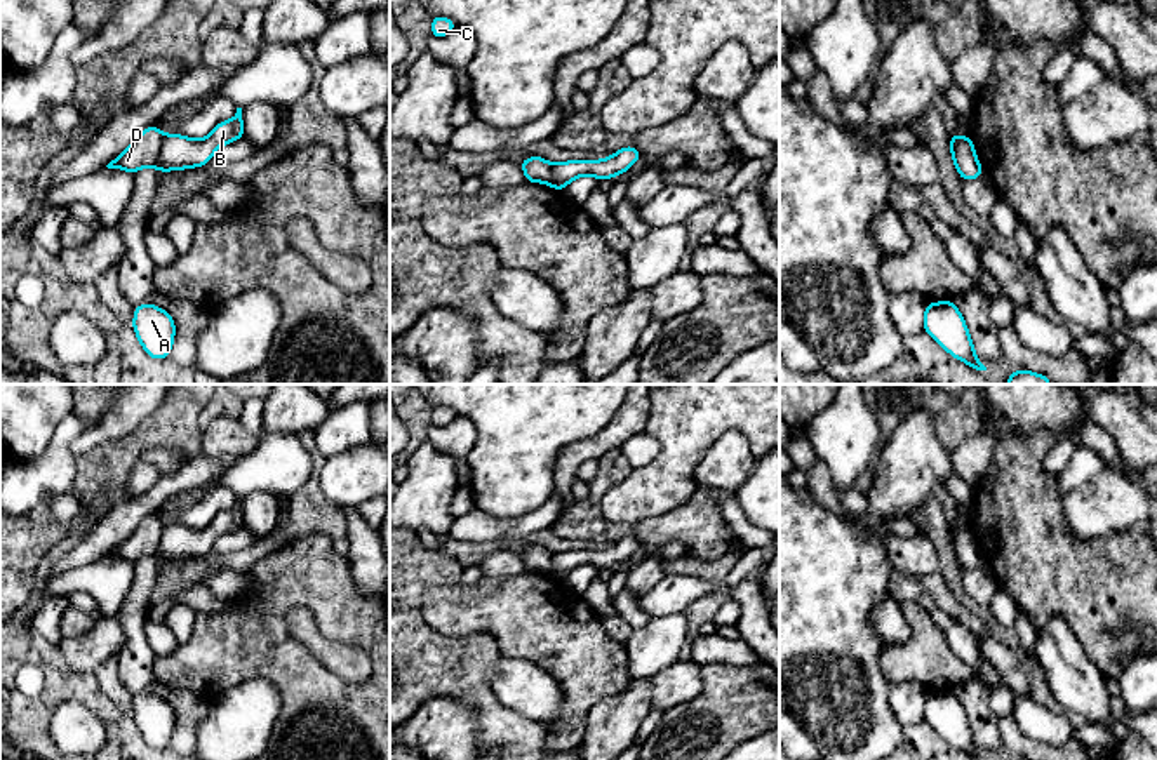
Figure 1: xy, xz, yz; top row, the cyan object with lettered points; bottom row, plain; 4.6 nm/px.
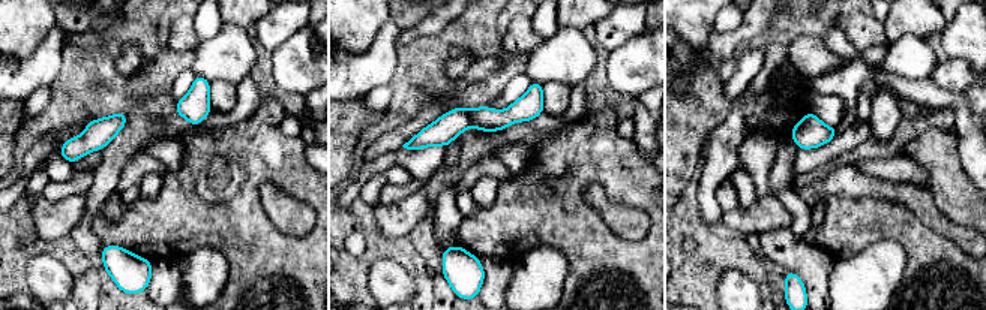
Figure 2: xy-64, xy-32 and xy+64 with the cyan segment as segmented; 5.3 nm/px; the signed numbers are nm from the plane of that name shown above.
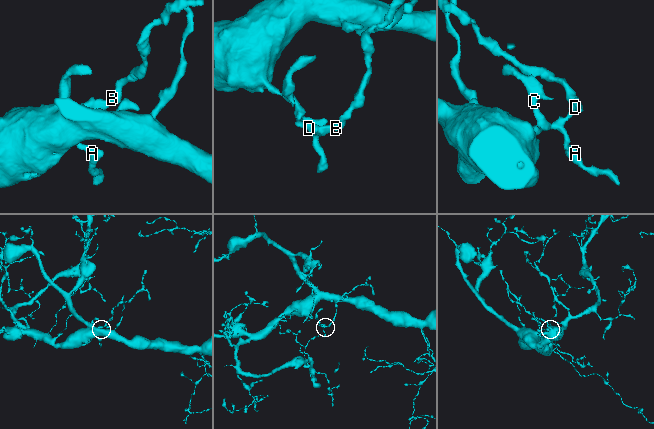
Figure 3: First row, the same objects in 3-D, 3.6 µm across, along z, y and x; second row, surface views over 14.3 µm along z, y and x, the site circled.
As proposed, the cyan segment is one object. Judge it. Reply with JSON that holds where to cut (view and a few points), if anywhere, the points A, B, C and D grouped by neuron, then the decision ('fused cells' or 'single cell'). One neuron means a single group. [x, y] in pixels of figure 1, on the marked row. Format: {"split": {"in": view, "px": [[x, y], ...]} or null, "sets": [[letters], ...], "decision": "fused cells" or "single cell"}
{"split": {"in": "xy", "px": [[164, 136], [160, 152], [152, 164]]}, "sets": [["A", "C", "D"], ["B"]], "decision": "fused cells"}

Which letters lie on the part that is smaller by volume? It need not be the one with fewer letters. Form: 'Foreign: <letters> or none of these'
Foreign: B

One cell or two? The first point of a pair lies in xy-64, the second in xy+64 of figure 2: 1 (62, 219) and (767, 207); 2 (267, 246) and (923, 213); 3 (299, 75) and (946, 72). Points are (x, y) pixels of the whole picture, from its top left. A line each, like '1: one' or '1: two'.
1: one
2: two
3: one

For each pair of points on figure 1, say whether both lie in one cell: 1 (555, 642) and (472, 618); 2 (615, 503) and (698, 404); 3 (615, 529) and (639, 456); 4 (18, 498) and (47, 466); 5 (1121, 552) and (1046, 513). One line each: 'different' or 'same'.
1: same
2: same
3: different
4: same
5: same

